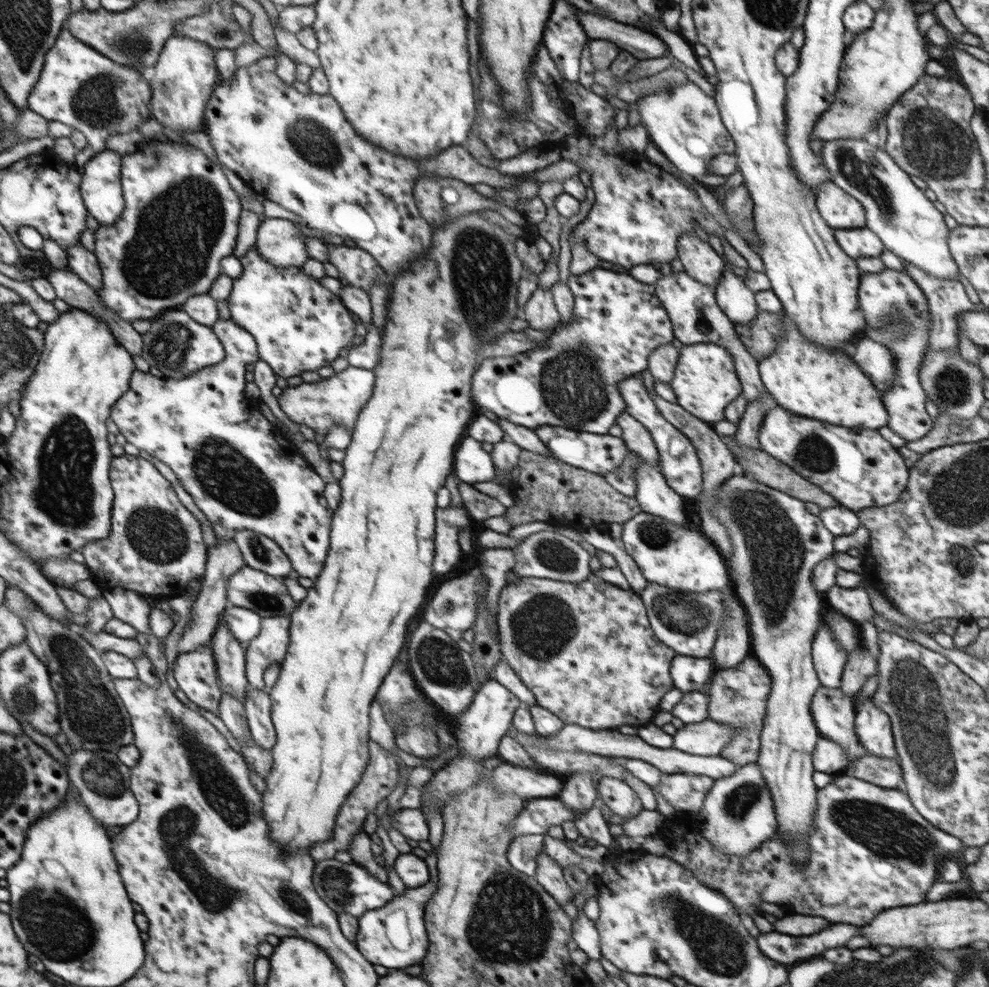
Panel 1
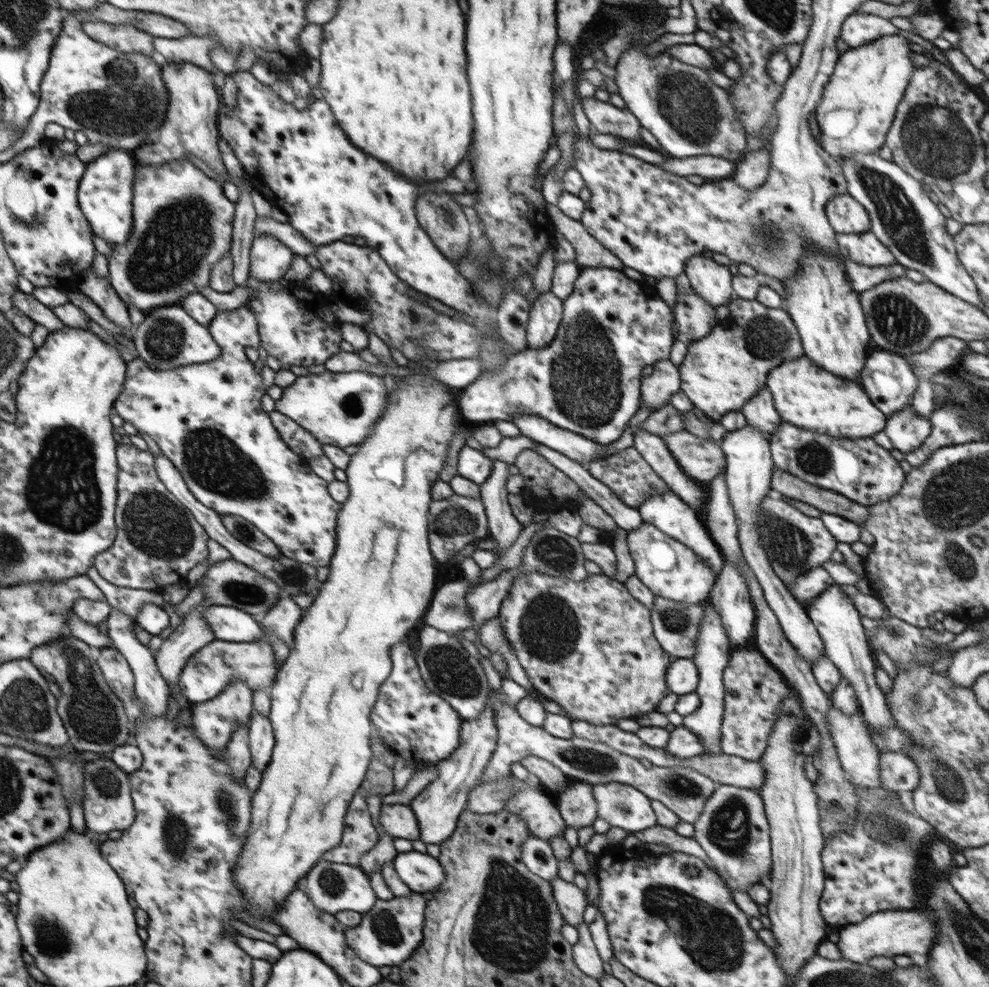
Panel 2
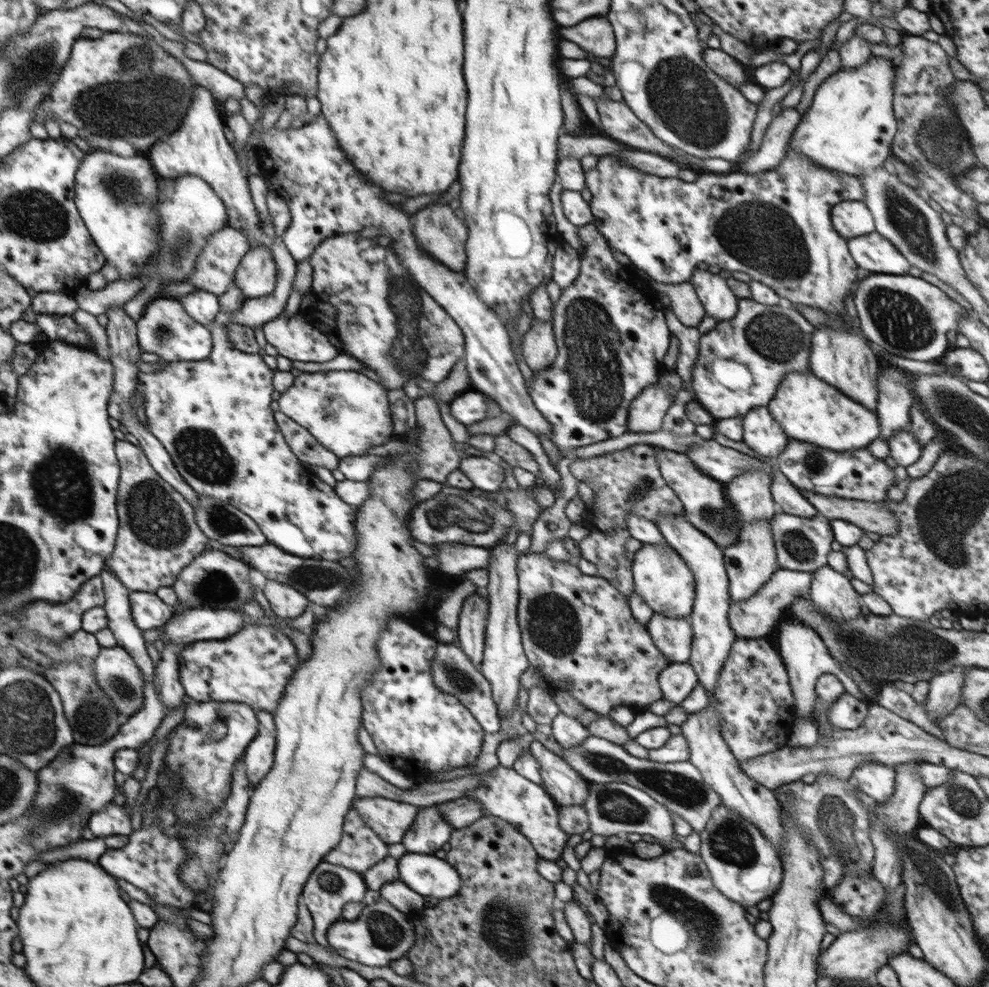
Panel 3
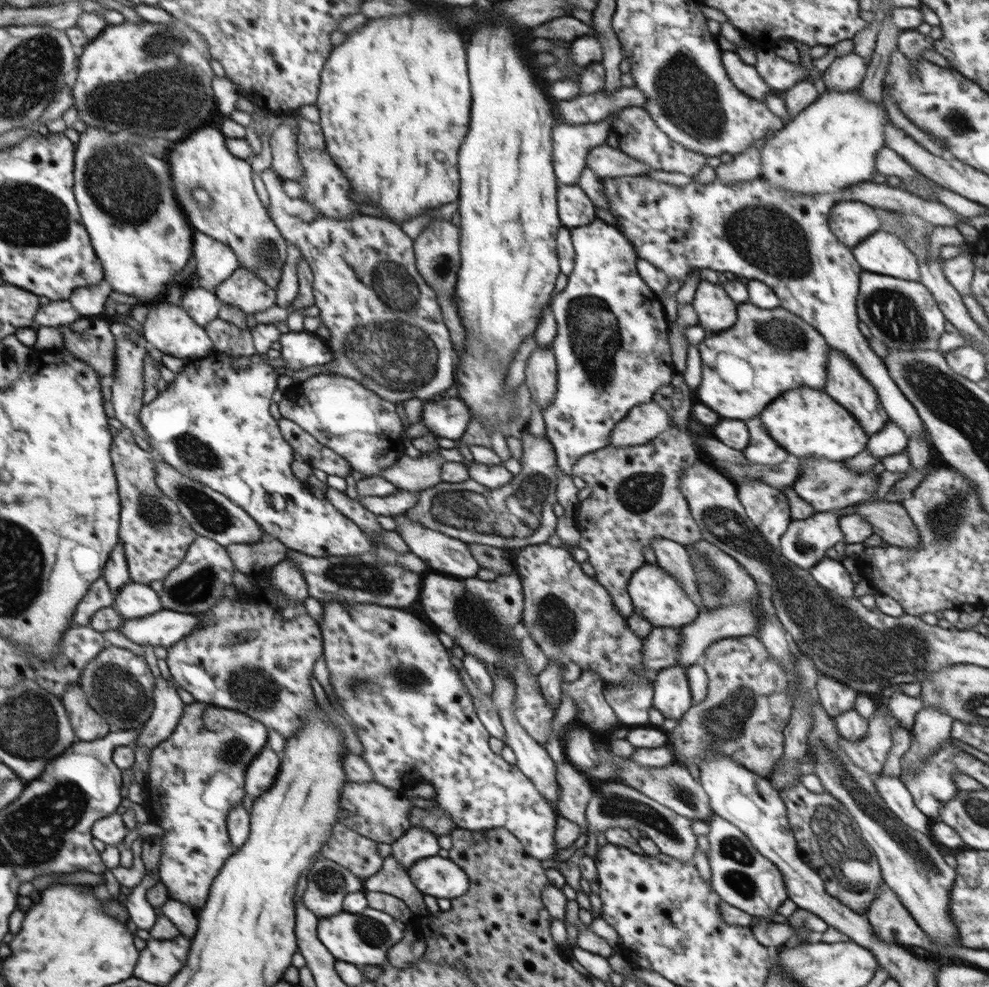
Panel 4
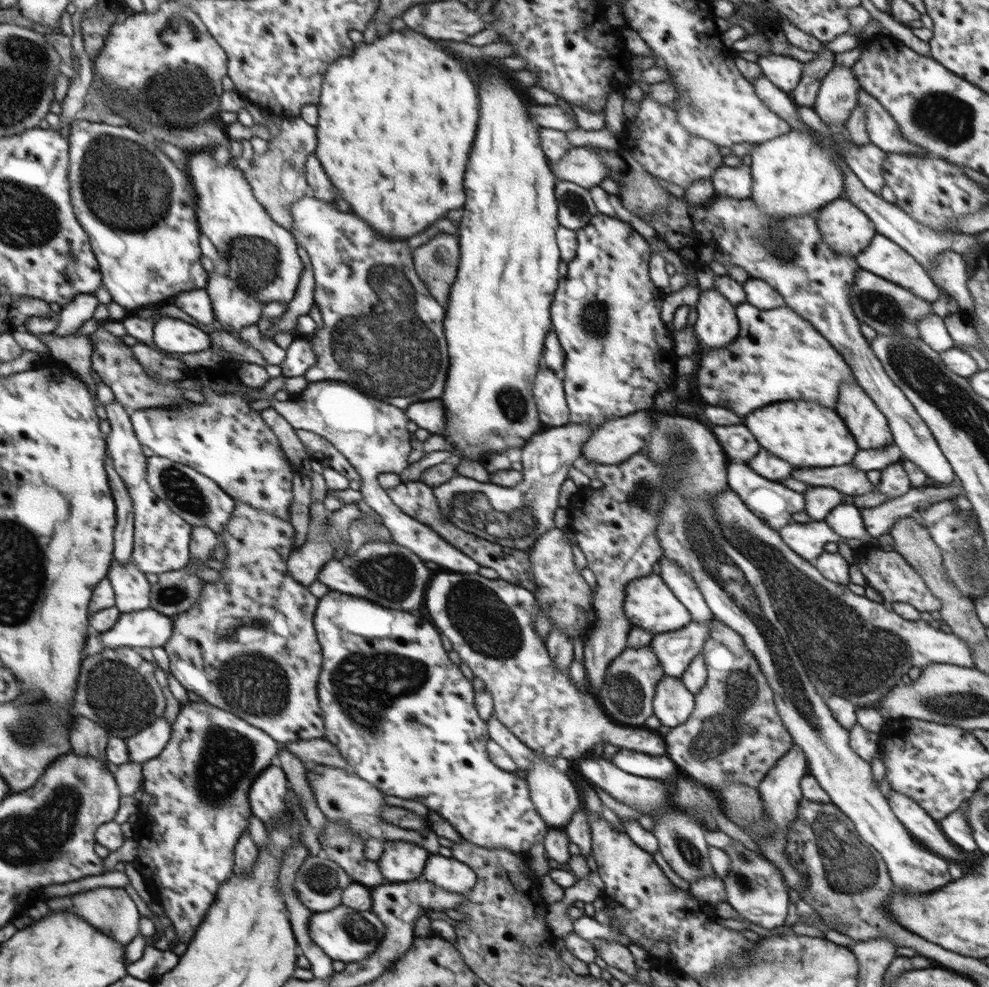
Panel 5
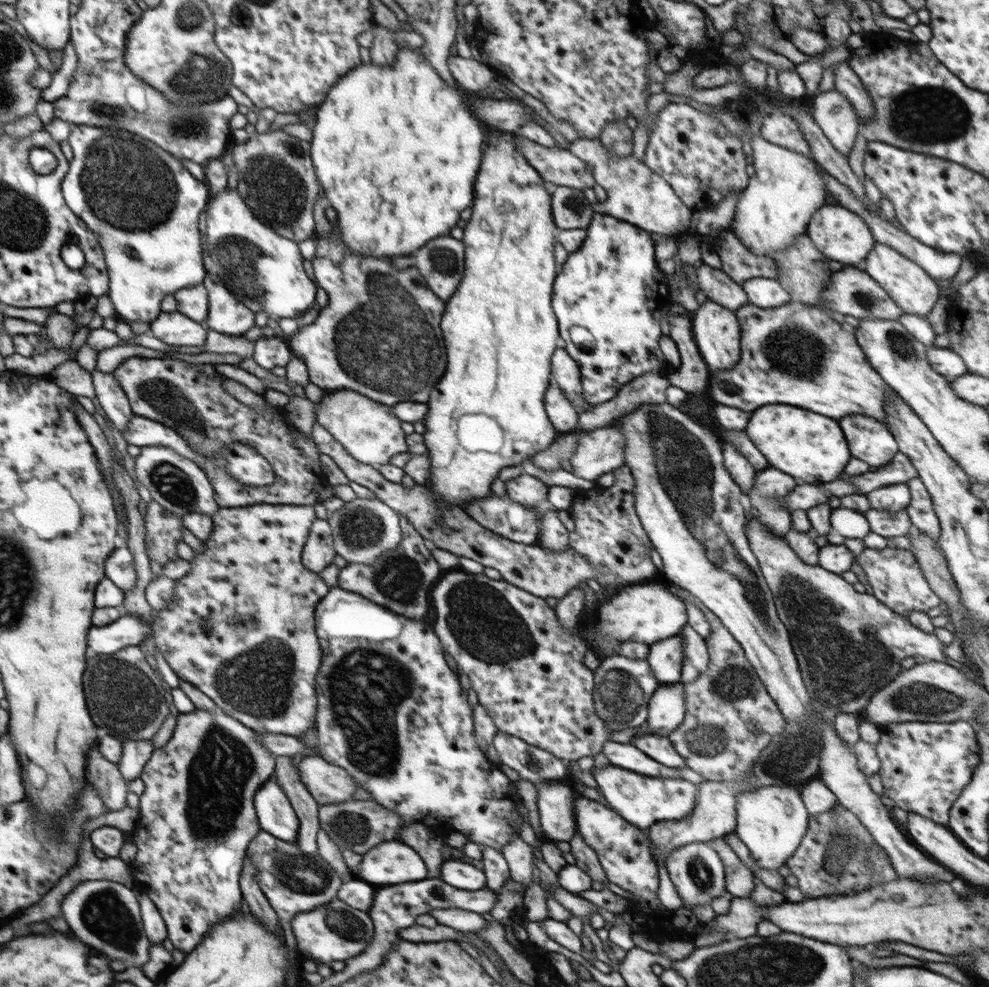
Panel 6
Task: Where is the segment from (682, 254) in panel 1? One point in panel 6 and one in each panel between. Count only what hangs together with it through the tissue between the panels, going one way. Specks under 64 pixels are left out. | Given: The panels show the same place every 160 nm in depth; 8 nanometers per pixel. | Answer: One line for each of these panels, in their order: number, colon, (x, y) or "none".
2: (711, 281)
3: (719, 302)
4: (716, 311)
5: (717, 325)
6: (716, 330)

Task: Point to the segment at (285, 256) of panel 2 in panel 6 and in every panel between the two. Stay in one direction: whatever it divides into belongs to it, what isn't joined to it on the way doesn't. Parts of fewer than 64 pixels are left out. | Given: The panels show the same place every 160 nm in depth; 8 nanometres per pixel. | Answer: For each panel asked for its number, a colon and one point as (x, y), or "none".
3: (256, 274)
4: (243, 290)
5: (234, 308)
6: (226, 315)

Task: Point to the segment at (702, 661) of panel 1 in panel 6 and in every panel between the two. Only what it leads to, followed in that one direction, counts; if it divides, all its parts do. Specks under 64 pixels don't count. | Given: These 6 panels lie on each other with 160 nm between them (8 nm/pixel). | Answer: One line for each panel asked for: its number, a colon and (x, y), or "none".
2: (682, 677)
3: (677, 680)
4: (672, 696)
5: (673, 703)
6: (667, 708)

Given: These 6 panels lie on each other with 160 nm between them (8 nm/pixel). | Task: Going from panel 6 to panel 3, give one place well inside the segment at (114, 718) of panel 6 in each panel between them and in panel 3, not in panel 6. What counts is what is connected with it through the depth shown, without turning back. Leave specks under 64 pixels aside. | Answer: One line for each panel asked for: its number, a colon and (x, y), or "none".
3: (116, 672)
4: (119, 684)
5: (119, 691)

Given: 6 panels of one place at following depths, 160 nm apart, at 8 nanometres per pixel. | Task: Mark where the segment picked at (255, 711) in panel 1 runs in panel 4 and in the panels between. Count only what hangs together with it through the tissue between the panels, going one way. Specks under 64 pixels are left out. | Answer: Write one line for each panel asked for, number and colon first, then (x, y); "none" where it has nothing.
2: (261, 740)
3: (259, 755)
4: (260, 775)

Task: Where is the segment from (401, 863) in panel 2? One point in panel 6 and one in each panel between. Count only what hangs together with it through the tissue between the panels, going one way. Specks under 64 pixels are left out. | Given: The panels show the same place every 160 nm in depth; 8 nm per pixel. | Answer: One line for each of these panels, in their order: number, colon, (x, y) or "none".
3: (428, 875)
4: (437, 876)
5: (448, 873)
6: (459, 874)

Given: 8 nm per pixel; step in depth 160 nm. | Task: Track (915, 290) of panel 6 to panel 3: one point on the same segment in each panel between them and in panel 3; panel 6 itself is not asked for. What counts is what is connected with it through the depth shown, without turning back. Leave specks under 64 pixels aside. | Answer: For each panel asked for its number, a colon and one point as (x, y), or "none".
3: (874, 253)
4: (883, 253)
5: (884, 258)

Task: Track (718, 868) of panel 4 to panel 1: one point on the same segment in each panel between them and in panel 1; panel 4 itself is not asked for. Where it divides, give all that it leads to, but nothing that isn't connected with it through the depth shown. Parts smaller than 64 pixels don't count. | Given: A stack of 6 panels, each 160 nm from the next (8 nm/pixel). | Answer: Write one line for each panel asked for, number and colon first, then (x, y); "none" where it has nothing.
1: (738, 815)
2: (733, 830)
3: (743, 865)

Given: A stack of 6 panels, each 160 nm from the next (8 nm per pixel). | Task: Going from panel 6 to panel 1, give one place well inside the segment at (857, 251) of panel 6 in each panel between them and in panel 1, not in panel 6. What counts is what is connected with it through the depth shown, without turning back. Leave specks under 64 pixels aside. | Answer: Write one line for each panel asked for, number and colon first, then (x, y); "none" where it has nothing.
1: (839, 209)
2: (846, 215)
3: (850, 219)
4: (851, 221)
5: (844, 227)

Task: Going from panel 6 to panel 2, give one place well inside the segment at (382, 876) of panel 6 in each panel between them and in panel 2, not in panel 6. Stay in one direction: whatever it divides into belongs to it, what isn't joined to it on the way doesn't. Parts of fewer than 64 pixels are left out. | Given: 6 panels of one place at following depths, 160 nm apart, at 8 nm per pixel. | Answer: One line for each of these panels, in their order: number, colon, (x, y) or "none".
2: (437, 808)
3: (429, 831)
4: (418, 843)
5: (405, 861)

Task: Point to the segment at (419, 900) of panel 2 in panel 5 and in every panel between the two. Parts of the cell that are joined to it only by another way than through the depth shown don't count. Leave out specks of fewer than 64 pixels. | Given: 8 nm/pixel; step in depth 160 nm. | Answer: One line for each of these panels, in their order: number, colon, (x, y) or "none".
3: (381, 934)
4: (363, 938)
5: (345, 934)

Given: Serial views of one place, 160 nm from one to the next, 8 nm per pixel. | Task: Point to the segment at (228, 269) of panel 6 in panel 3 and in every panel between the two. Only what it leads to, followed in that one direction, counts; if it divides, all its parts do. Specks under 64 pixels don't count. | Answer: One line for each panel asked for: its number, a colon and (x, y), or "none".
3: (199, 147)
4: (236, 217)
5: (269, 266)

